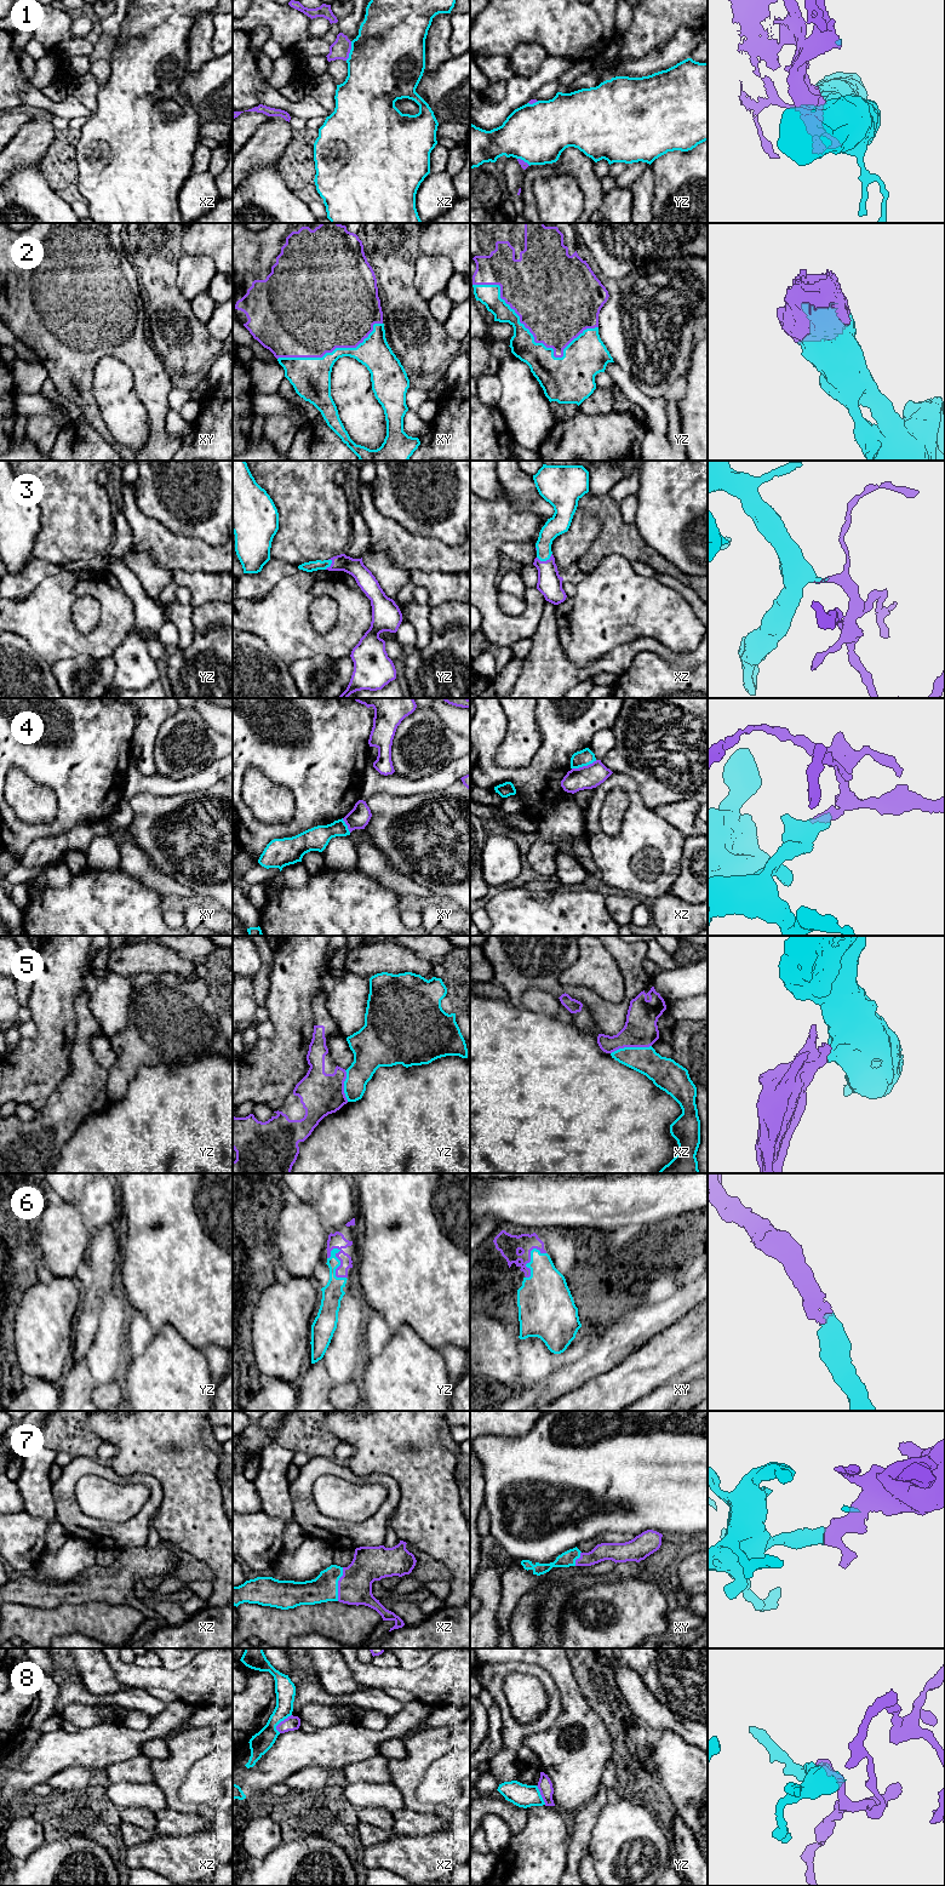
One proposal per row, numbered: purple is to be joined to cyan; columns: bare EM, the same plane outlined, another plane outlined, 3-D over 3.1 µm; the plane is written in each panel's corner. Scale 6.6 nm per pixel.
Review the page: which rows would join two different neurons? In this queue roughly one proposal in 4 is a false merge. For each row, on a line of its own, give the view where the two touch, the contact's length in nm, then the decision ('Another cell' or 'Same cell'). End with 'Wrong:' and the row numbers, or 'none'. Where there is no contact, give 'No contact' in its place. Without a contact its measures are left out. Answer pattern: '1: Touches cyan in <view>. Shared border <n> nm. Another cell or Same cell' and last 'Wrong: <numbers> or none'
1: Touches cyan in xz. Shared border 130 nm. Same cell
2: Touches cyan in yz. Shared border 900 nm. Same cell
3: Touches cyan in xz. Shared border 110 nm. Same cell
4: Touches cyan in xz. Shared border 180 nm. Another cell
5: Touches cyan in xz. Shared border 280 nm. Another cell
6: Touches cyan in yz. Shared border 220 nm. Same cell
7: Touches cyan in xz. Shared border 220 nm. Same cell
8: Touches cyan in xz. Shared border 150 nm. Another cell
Wrong: 4, 5, 8

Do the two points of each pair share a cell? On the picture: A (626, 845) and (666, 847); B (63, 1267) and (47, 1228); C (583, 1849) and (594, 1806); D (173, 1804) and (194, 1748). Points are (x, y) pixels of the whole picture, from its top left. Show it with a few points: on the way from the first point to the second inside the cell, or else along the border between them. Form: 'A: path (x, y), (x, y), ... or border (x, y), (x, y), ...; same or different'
A: path (636, 845), (652, 844), (657, 847); same
B: path (63, 1257), (63, 1244), (57, 1238); same
C: path (583, 1838), (583, 1826), (586, 1817); same
D: path (172, 1790), (172, 1771), (181, 1761); same

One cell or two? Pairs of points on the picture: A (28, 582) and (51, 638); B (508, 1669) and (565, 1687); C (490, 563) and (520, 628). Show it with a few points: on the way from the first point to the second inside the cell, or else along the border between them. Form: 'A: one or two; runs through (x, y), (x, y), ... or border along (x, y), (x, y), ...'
A: two; border along (56, 573), (45, 577), (19, 598), (12, 599)
B: two; border along (538, 1666), (548, 1673), (557, 1687), (561, 1713)
C: one; runs through (487, 582), (487, 605), (500, 619)

